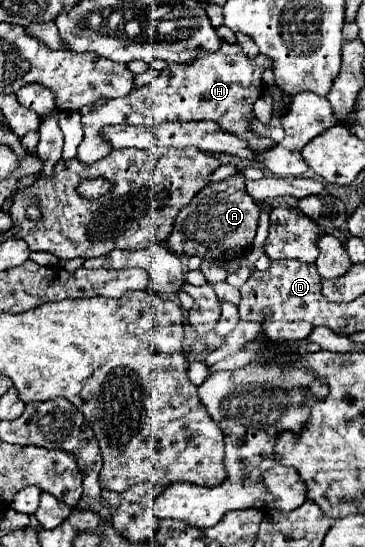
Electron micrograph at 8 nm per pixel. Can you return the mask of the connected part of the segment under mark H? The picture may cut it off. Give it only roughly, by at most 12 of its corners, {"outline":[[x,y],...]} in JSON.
{"outline":[[221,42],[81,118],[77,160],[111,145],[103,126],[211,120],[255,152],[249,130],[267,56]]}

